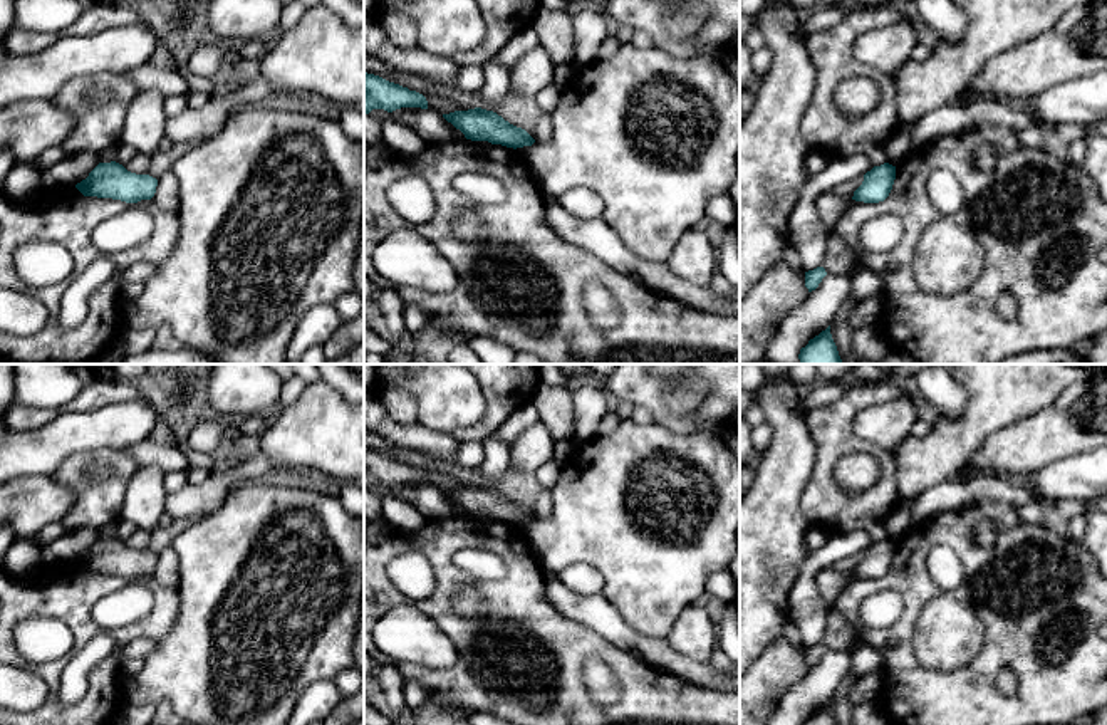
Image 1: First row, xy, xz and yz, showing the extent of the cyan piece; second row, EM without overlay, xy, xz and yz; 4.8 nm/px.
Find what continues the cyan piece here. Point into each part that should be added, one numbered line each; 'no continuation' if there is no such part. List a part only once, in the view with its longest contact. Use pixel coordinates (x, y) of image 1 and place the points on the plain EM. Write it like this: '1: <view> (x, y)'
no continuation

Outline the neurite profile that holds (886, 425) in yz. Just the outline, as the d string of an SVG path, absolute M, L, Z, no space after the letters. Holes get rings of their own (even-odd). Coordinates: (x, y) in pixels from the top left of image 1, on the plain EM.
M909 396L865 408L854 421L854 433L877 448L894 451L911 436L917 421L916 406Z

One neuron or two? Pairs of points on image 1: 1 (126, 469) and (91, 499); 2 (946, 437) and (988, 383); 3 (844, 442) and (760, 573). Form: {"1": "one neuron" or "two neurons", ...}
{"1": "one neuron", "2": "one neuron", "3": "two neurons"}

